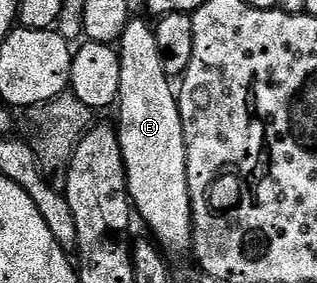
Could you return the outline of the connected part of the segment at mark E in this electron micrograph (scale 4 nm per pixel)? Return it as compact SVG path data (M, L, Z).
M138 17L131 18L116 44L120 57L120 93L116 104L118 123L116 130L122 156L126 162L126 189L130 192L133 210L150 226L149 234L171 256L182 255L191 250L194 242L194 222L192 221L192 201L188 189L188 161L186 160L186 142L184 125L178 108L175 88L170 88L171 76L164 73L164 64L160 62L160 45L156 45L156 33L153 26Z

